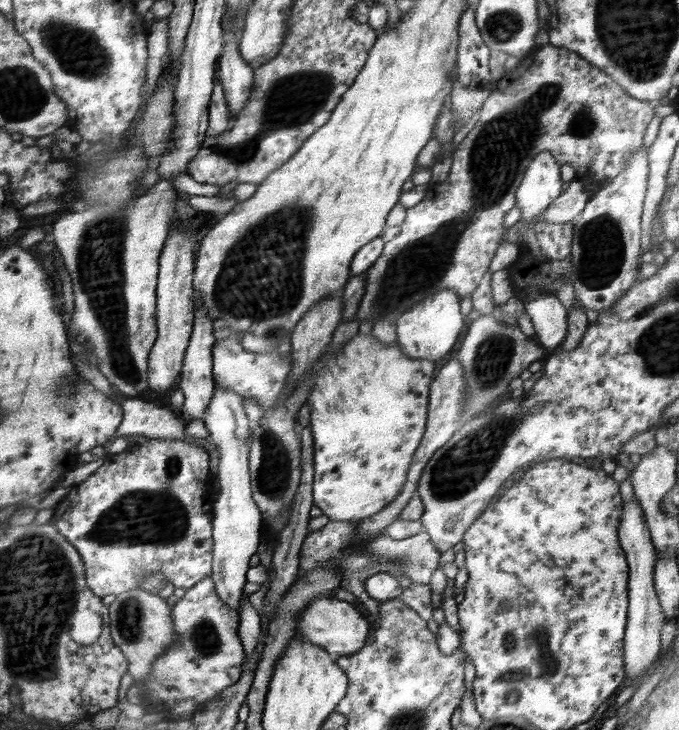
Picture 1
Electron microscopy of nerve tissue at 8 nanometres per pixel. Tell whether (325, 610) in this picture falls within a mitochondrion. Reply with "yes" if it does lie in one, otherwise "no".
no

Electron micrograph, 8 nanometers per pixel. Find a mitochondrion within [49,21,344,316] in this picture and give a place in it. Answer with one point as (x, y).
(294, 98)

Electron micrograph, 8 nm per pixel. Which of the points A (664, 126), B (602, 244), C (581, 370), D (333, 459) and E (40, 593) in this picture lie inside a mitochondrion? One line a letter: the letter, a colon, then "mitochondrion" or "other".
A: other
B: mitochondrion
C: other
D: other
E: mitochondrion

